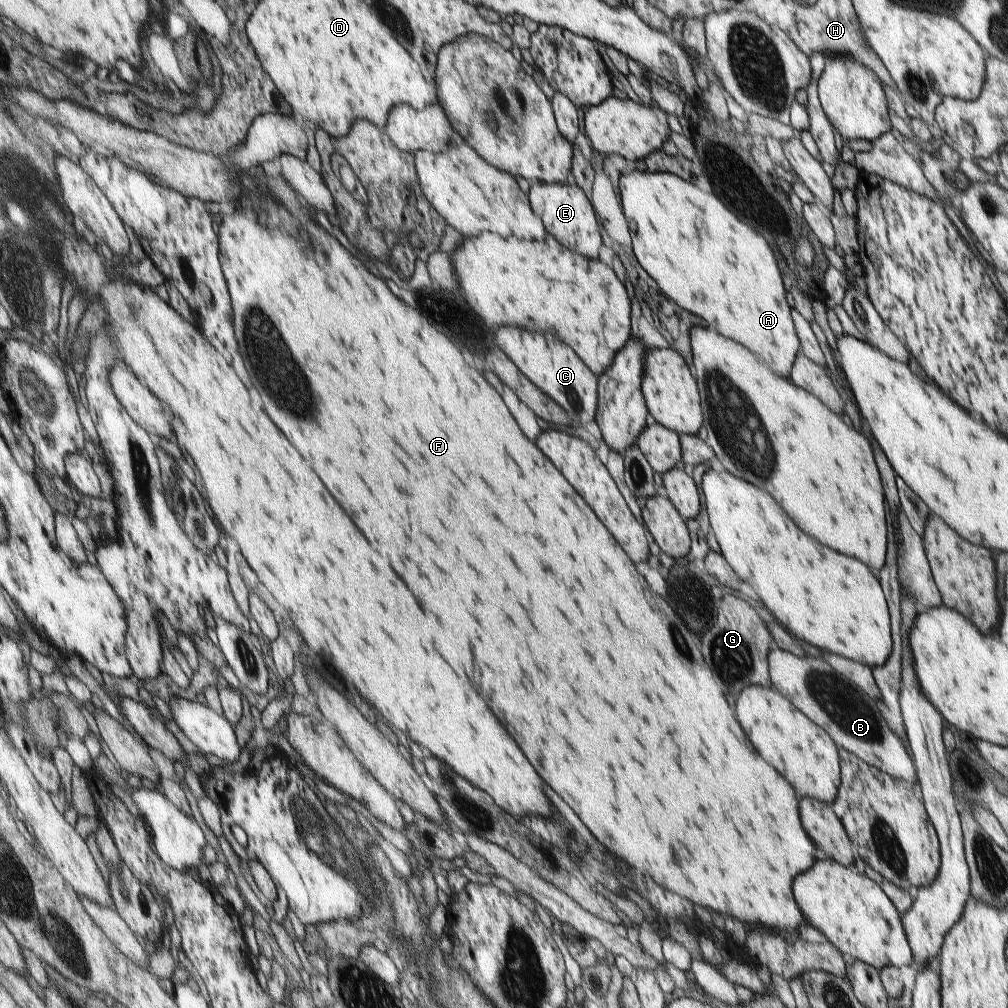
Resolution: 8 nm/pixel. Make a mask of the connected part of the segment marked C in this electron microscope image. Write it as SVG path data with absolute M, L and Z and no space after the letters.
M499 327L494 346L499 347L514 364L552 401L558 403L571 418L572 425L592 422L598 412L599 378L587 364L560 339L539 332L524 332L518 327Z

